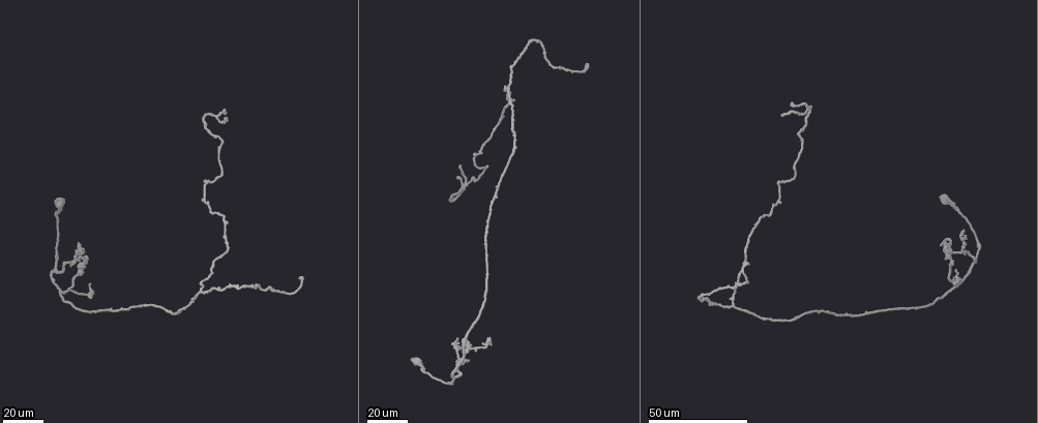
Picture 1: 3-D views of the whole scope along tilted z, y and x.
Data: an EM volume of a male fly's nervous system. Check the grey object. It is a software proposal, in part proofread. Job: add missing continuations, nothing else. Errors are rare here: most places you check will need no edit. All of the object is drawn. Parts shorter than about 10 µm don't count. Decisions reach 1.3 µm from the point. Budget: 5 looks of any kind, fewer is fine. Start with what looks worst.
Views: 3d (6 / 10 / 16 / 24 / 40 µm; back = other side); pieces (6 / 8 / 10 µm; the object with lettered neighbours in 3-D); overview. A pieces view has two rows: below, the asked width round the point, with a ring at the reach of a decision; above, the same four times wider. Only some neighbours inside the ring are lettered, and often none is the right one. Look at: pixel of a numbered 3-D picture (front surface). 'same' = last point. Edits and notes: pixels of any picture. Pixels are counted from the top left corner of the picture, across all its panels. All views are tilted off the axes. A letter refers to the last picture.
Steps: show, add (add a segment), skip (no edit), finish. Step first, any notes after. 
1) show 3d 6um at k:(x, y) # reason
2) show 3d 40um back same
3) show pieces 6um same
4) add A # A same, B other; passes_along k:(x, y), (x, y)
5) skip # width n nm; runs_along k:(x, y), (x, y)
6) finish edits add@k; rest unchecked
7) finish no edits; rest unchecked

show 3d 40um at 1:(749, 264) # end of a long branch

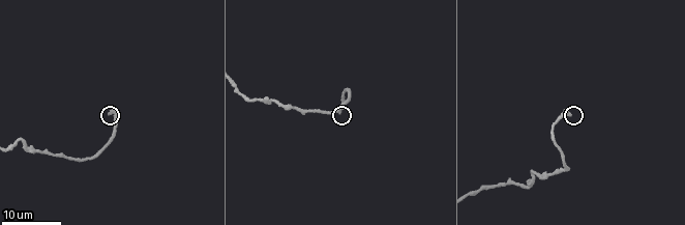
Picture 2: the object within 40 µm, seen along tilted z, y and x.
show pieces 10um at 2:(107, 112)

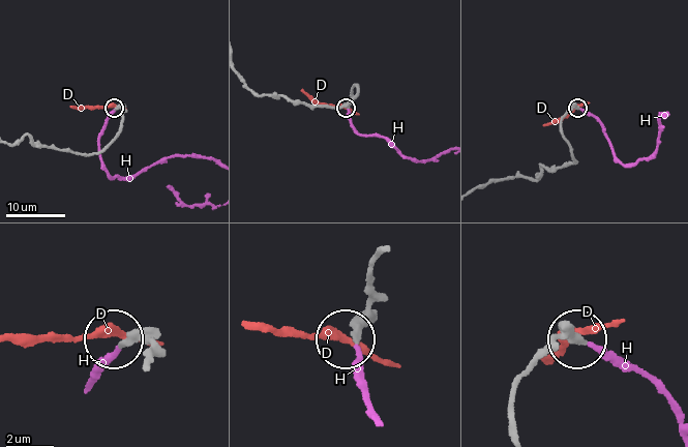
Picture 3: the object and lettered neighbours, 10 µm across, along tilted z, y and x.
add H # width 300 nm; D other, H same; passes_along 3:(366, 277), (366, 310), (354, 347), (372, 417); it goes on there

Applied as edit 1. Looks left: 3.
show 3d 40um at 1:(79, 242) # free end

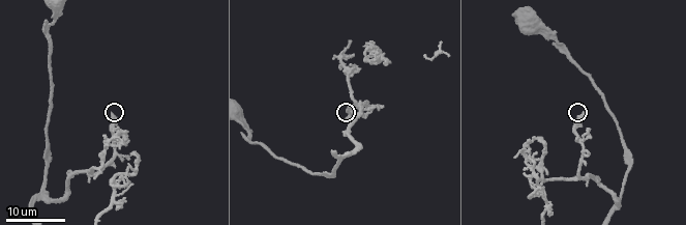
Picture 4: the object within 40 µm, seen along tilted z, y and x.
show pieces 6um at 4:(113, 114)

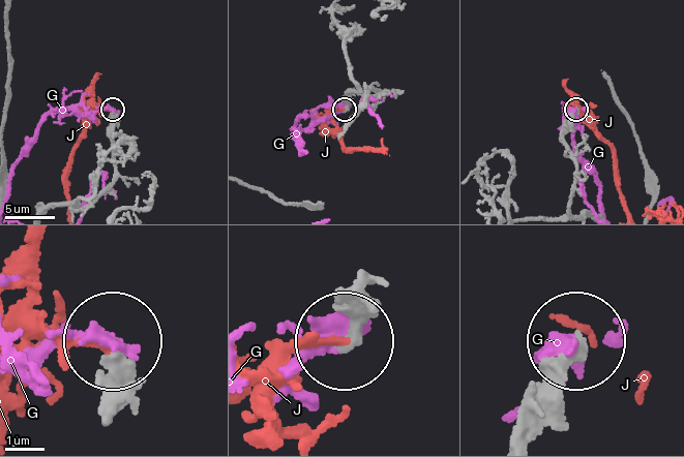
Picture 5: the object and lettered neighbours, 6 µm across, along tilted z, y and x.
skip # G other, J other; none of them fits

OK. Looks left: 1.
finish edits add@3; rest unchecked

